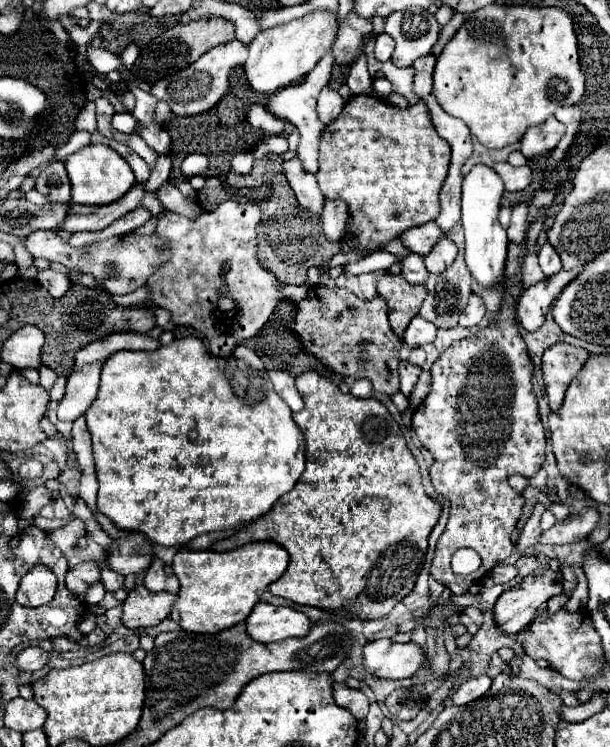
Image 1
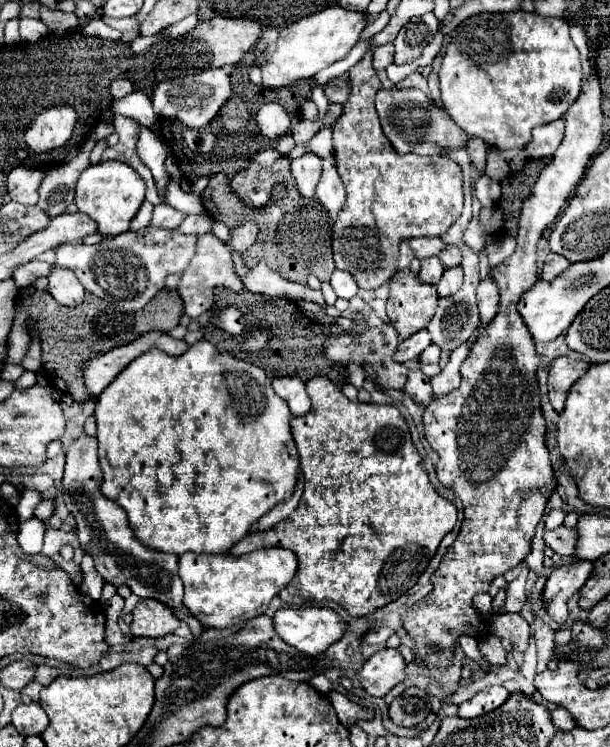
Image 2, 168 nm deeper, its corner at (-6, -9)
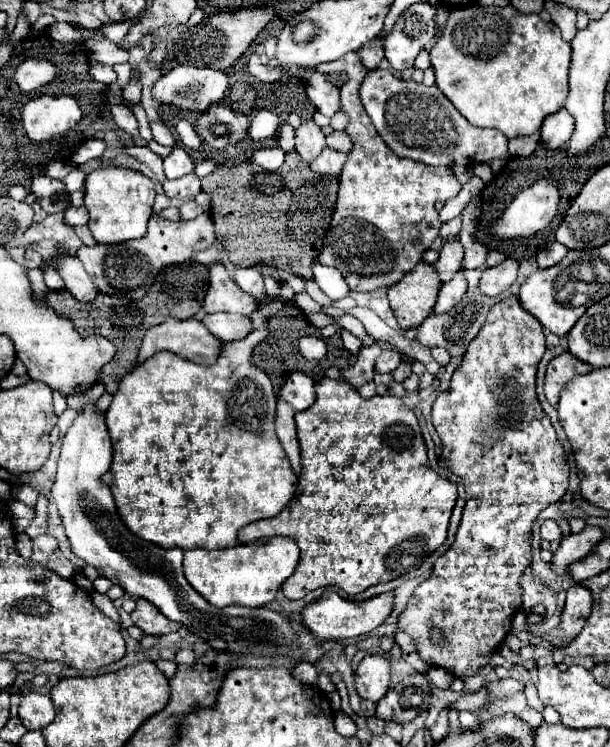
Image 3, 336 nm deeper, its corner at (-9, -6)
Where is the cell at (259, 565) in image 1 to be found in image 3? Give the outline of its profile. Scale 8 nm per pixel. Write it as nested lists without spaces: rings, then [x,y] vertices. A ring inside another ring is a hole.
[[[276,536],[252,544],[238,544],[226,550],[186,550],[184,576],[190,586],[216,608],[226,608],[226,604],[262,608],[274,600],[278,588],[294,574],[298,560],[300,552],[296,542],[286,536]]]

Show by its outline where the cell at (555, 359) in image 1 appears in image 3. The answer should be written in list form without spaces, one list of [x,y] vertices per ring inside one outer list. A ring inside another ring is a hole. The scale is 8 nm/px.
[[[562,354],[562,356],[556,356],[552,358],[552,362],[548,364],[548,370],[546,370],[546,384],[544,384],[544,392],[546,392],[546,398],[552,406],[558,404],[558,394],[560,390],[578,374],[588,374],[592,370],[590,364],[578,360],[576,356],[572,354]]]

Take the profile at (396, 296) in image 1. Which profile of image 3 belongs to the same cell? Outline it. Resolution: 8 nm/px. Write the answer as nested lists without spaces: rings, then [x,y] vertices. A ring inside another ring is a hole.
[[[416,264],[400,284],[388,288],[388,300],[402,330],[418,328],[436,306],[440,278],[430,264]]]

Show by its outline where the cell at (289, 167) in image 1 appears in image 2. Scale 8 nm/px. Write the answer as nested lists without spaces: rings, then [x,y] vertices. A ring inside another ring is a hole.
[[[305,153],[303,157],[291,161],[291,173],[297,181],[299,193],[303,197],[313,197],[317,179],[321,175],[321,159],[313,153]]]

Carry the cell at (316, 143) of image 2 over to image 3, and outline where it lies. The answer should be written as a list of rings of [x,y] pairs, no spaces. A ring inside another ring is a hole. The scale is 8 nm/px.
[[[332,132],[332,134],[328,134],[326,136],[326,144],[328,144],[328,148],[338,150],[338,152],[350,152],[350,148],[352,148],[352,142],[350,142],[346,132]]]

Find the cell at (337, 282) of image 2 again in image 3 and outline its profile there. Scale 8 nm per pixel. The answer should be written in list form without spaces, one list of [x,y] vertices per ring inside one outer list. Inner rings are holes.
[[[312,264],[312,272],[314,272],[314,280],[318,282],[318,286],[322,288],[322,292],[328,298],[342,300],[350,294],[348,284],[344,284],[344,276],[340,276],[340,272],[336,272],[336,268],[322,266],[322,264]]]

